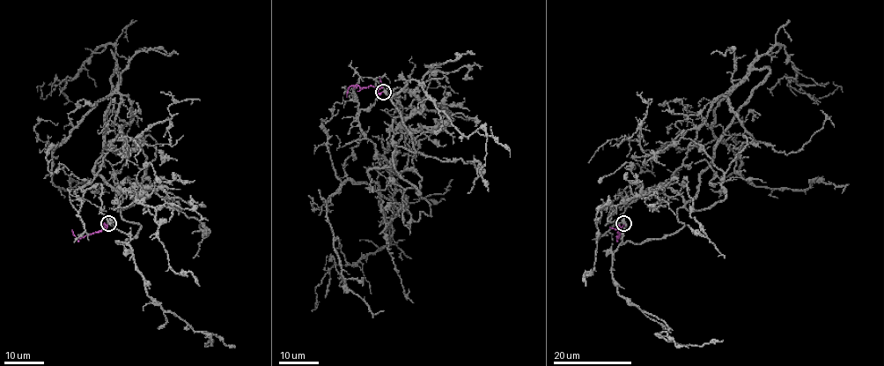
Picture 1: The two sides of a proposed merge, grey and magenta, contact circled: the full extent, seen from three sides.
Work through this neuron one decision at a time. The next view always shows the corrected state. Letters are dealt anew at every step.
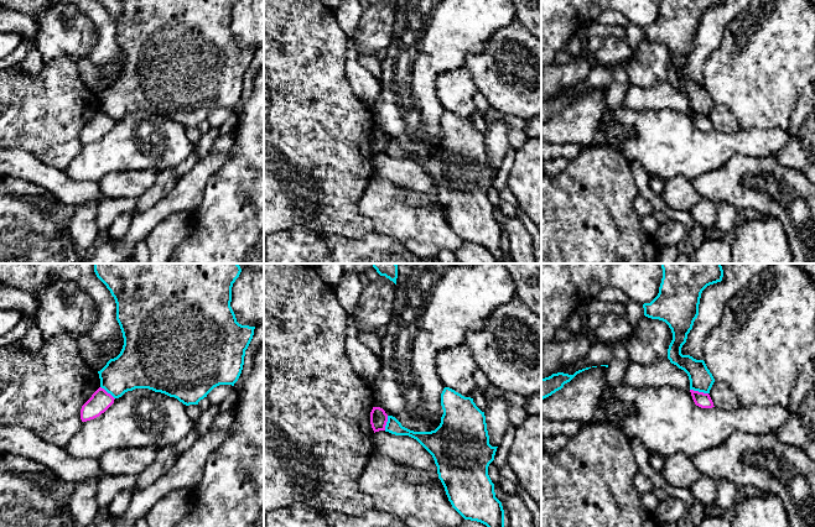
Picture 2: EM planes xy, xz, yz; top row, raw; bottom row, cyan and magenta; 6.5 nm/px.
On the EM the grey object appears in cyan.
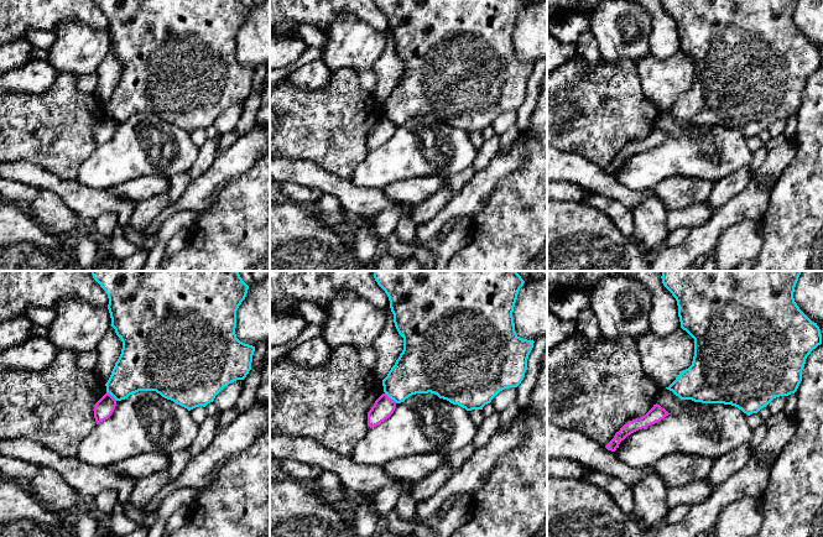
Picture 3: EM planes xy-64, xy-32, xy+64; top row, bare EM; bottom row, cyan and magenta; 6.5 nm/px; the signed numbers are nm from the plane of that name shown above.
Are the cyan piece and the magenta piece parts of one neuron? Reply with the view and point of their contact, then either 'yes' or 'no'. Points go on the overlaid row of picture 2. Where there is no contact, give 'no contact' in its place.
yz (699, 391) | no

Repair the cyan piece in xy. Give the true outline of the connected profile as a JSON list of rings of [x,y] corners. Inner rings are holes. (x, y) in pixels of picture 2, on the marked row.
[[[94,264],[94,272],[115,299],[116,320],[124,338],[124,345],[120,354],[110,359],[107,365],[98,371],[102,388],[114,398],[119,398],[125,392],[135,388],[149,388],[175,397],[183,405],[190,406],[198,405],[201,400],[207,397],[207,395],[219,385],[234,386],[242,374],[245,350],[253,339],[255,329],[255,327],[239,324],[230,307],[232,287],[242,272],[238,264]]]

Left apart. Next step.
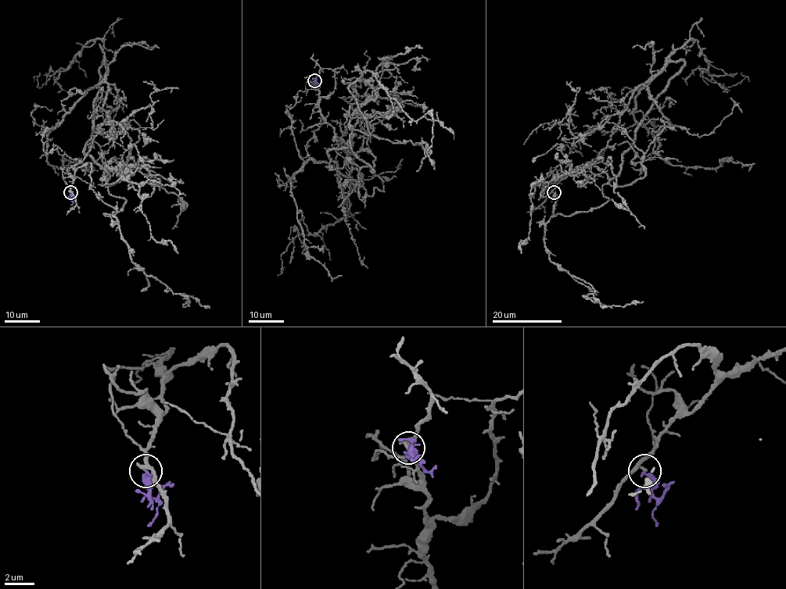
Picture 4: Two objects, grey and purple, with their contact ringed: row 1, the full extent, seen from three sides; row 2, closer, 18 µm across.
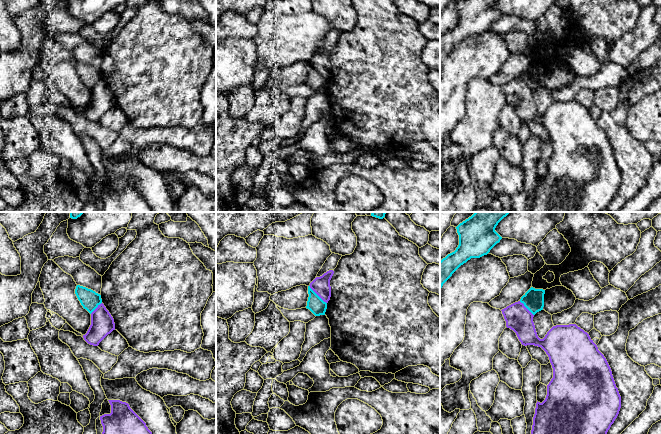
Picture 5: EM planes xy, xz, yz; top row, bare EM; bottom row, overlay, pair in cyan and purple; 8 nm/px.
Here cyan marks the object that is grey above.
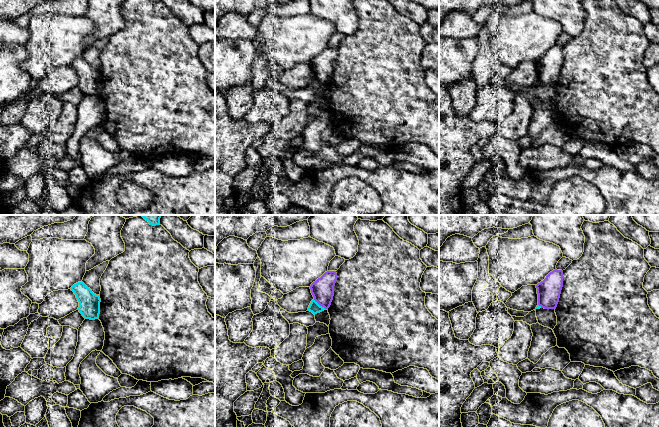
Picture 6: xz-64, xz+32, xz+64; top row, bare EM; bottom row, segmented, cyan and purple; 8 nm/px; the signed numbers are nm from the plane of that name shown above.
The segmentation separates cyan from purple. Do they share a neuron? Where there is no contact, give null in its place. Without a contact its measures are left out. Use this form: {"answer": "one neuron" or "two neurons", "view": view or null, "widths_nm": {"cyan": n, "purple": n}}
{"answer": "two neurons", "view": "xz", "widths_nm": {"cyan": 140, "purple": 140}}

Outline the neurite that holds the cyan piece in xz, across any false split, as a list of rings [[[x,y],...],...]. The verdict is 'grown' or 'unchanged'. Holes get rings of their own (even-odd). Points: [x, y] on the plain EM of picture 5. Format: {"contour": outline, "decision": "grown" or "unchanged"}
{"contour": [[[308,62],[308,77],[306,84],[315,92],[325,91],[327,79],[324,78],[311,64]]], "decision": "unchanged"}

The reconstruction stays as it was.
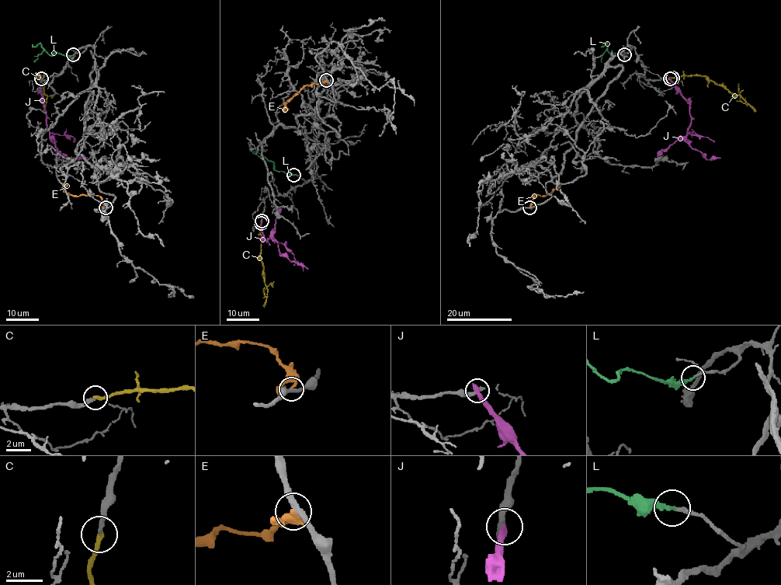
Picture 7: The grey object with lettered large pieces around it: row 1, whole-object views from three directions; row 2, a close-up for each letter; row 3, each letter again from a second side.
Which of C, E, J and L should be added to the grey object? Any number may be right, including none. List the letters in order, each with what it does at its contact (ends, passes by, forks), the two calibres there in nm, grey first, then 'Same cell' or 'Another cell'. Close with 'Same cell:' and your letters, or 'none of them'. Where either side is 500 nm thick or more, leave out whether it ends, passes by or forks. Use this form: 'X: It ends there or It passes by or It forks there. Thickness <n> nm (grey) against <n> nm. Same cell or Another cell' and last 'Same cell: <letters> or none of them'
C: It ends there. Thickness 240 nm (grey) against 280 nm. Same cell
E: It ends there. Thickness 280 nm (grey) against 260 nm. Another cell
J: It ends there. Thickness 340 nm (grey) against 360 nm. Another cell
L: It ends there. Thickness 130 nm (grey) against 240 nm. Same cell
Same cell: C, L

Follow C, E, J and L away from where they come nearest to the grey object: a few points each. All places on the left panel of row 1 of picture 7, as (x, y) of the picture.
C: (40, 77), (46, 95), (44, 102), (44, 84)
E: (105, 207), (105, 201), (98, 196), (69, 195), (61, 183)
J: (42, 78), (41, 94), (50, 141), (66, 159), (88, 157)
L: (74, 54), (53, 53), (50, 55), (40, 43), (32, 47)

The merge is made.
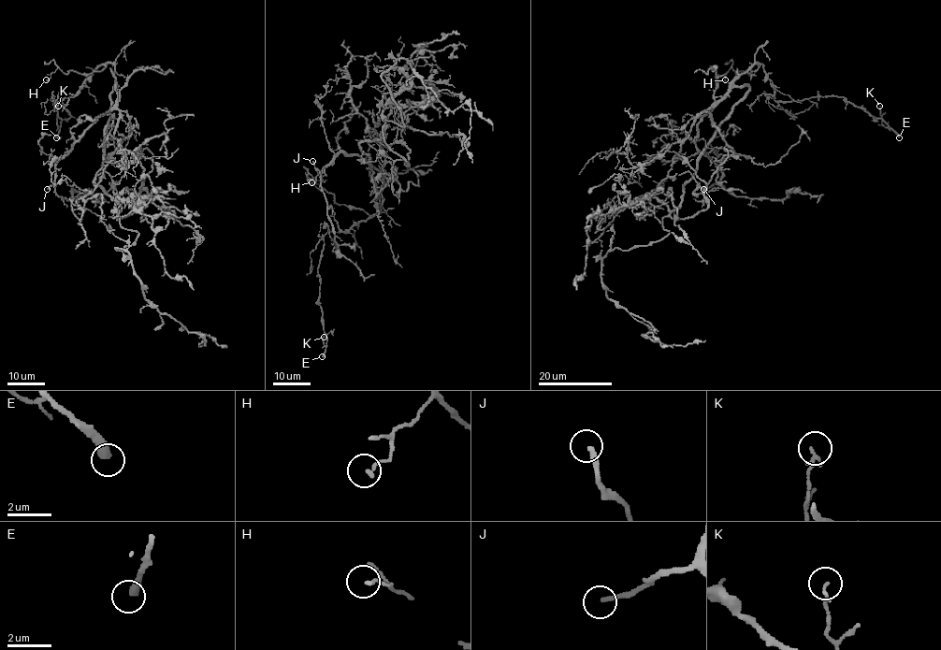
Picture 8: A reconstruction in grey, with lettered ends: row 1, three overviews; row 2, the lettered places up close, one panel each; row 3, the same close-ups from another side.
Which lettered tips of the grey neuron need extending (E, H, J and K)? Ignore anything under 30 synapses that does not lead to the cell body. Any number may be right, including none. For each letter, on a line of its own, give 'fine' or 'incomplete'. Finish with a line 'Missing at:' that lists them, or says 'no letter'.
E: fine
H: fine
J: incomplete
K: fine
Missing at: J

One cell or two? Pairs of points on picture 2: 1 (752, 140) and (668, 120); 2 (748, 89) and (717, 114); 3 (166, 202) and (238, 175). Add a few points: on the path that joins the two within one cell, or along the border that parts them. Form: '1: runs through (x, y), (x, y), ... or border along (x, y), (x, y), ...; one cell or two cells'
1: runs through (731, 142), (689, 141); one cell
2: border along (715, 103), (721, 103), (730, 110), (740, 129); two cells
3: border along (223, 165), (207, 183), (202, 201), (192, 213); two cells

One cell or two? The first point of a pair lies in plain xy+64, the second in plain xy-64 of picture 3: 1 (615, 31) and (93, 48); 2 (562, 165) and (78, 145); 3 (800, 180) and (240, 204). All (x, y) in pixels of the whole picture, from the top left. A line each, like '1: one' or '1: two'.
1: one
2: two
3: one

